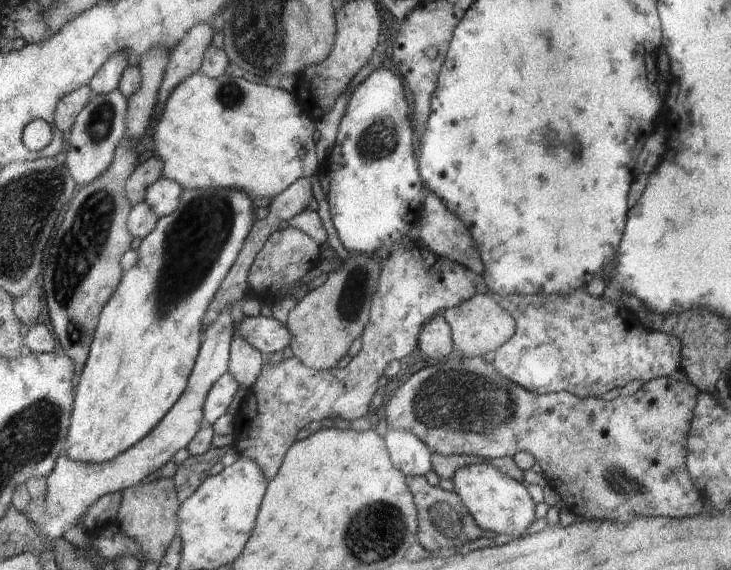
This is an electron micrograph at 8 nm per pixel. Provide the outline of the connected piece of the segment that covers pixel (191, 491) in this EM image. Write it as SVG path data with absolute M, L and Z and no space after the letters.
M226 447L212 448L206 454L191 455L187 461L181 464L174 476L180 502L186 502L200 490L202 484L212 474L212 466L221 461L226 451Z

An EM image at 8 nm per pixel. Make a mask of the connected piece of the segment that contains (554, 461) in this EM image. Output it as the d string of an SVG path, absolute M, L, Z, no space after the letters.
M452 356L444 359L434 366L428 366L412 374L402 386L394 392L385 408L386 421L390 429L406 430L417 436L431 453L437 452L443 455L468 455L477 456L484 460L498 459L502 457L512 458L520 451L526 451L534 456L534 460L541 466L543 476L548 484L560 494L560 498L566 503L570 512L583 516L584 519L610 519L611 521L626 522L630 518L656 518L664 516L692 516L702 510L702 500L696 489L694 480L687 470L687 438L691 434L692 421L695 420L696 405L699 404L700 386L696 386L686 374L676 372L674 376L662 376L648 381L631 396L620 396L612 401L605 401L601 397L578 398L569 392L534 394L526 390L511 379L504 378L492 362L486 362L483 356Z

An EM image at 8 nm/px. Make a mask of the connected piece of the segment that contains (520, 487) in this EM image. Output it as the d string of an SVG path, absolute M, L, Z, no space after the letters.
M488 462L468 464L456 470L452 482L455 493L463 499L475 521L480 527L484 527L484 530L492 530L493 533L504 536L518 536L526 532L528 526L534 522L536 506L527 487Z

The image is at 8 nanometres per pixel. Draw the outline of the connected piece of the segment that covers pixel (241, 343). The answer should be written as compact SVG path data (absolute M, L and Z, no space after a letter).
M233 334L229 352L228 372L234 376L241 390L247 390L259 380L258 374L262 370L260 351L250 346L240 334Z

